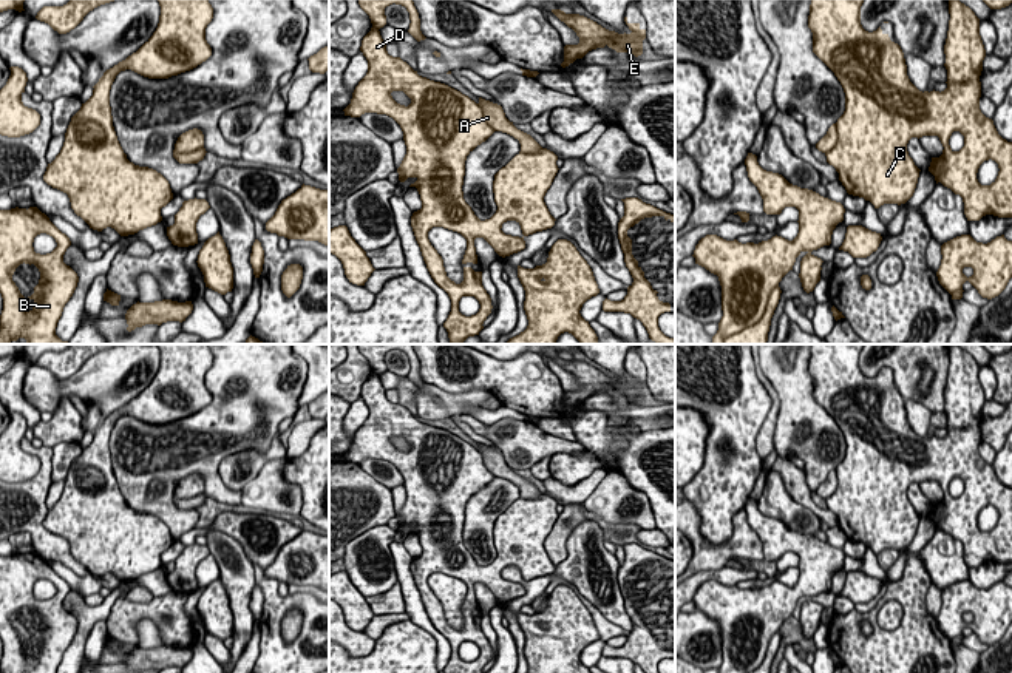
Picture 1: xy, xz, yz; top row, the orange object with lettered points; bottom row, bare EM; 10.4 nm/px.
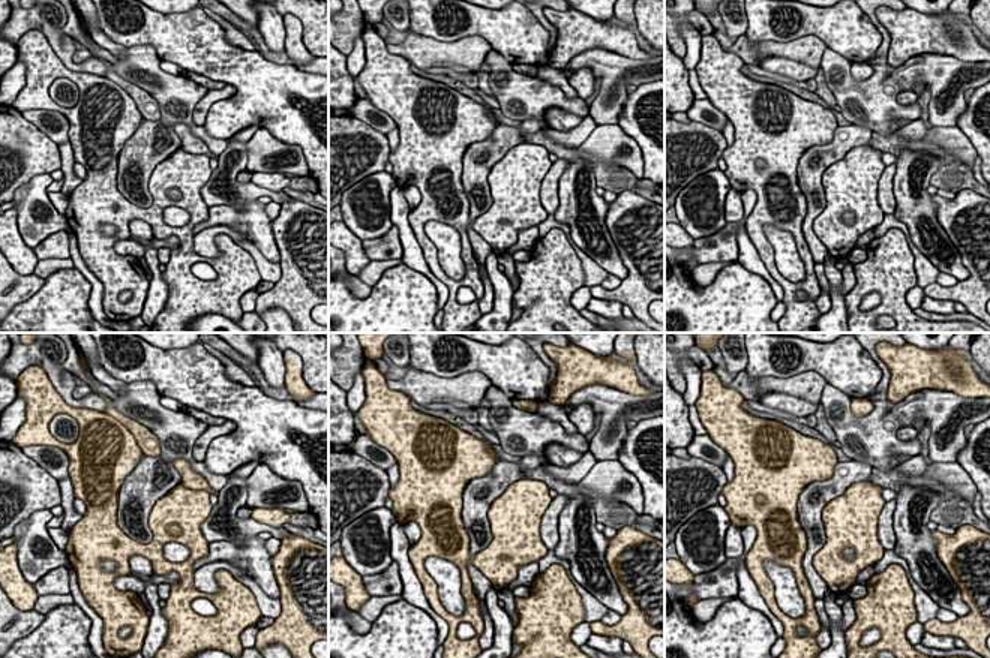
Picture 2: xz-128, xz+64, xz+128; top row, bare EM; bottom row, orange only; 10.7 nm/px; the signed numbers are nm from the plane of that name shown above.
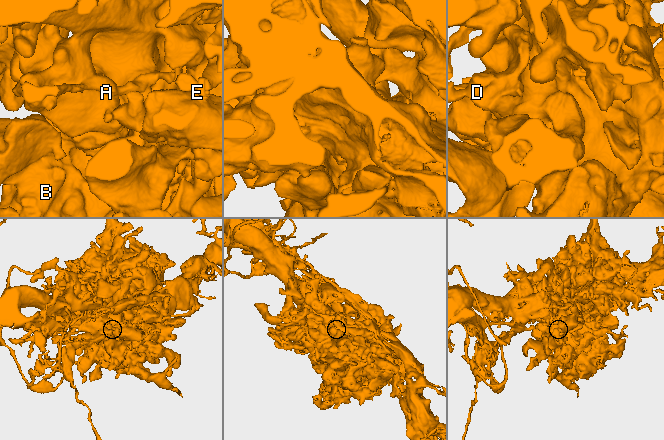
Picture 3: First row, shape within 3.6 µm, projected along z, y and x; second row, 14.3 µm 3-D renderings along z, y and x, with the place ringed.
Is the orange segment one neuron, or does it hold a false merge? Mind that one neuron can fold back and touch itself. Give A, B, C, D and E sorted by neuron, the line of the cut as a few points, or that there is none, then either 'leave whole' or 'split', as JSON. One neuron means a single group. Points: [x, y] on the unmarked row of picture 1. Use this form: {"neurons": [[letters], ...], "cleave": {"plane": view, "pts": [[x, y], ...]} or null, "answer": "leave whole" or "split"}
{"neurons": [["A"], ["B", "C", "D", "E"]], "cleave": {"plane": "yz", "pts": [[836, 470], [836, 490], [825, 500]]}, "answer": "split"}

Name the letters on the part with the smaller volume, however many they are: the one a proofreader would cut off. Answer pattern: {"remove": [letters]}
{"remove": ["A"]}

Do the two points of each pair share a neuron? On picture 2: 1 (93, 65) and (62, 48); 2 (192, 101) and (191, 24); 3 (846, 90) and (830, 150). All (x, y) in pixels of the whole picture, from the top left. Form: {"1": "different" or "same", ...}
{"1": "same", "2": "different", "3": "same"}

